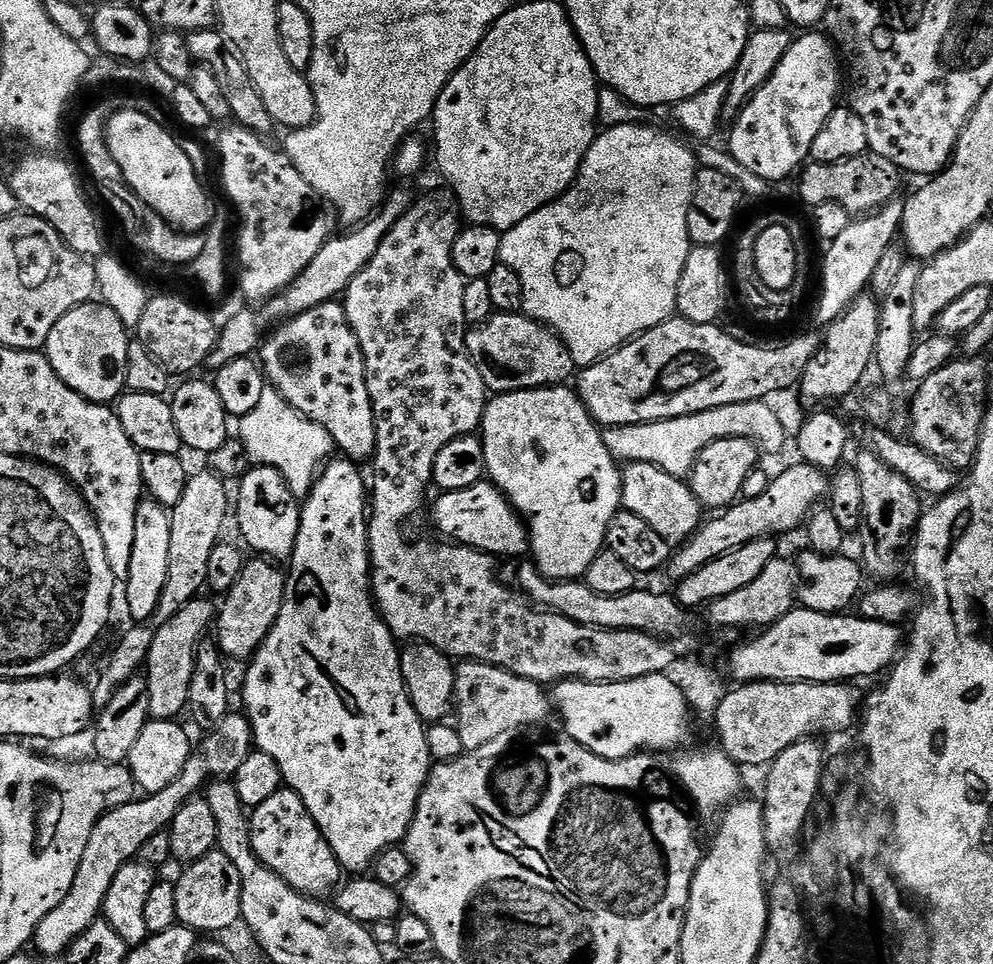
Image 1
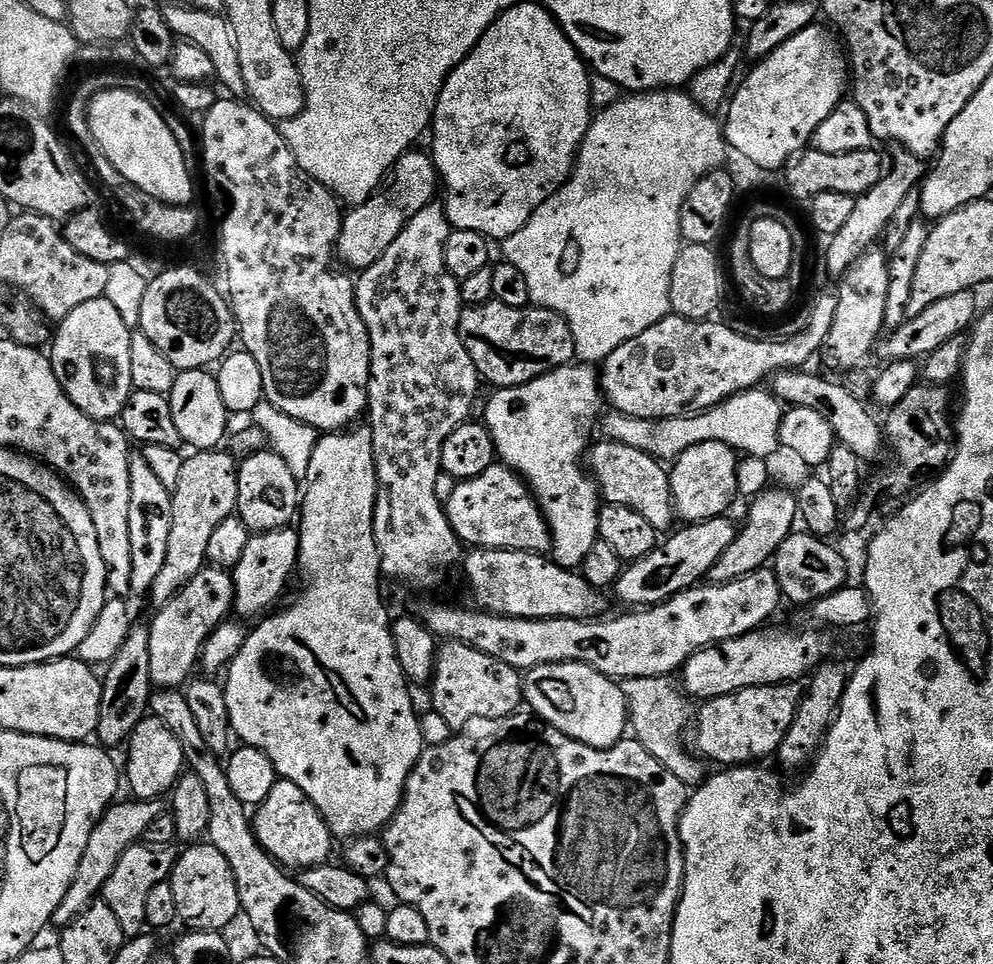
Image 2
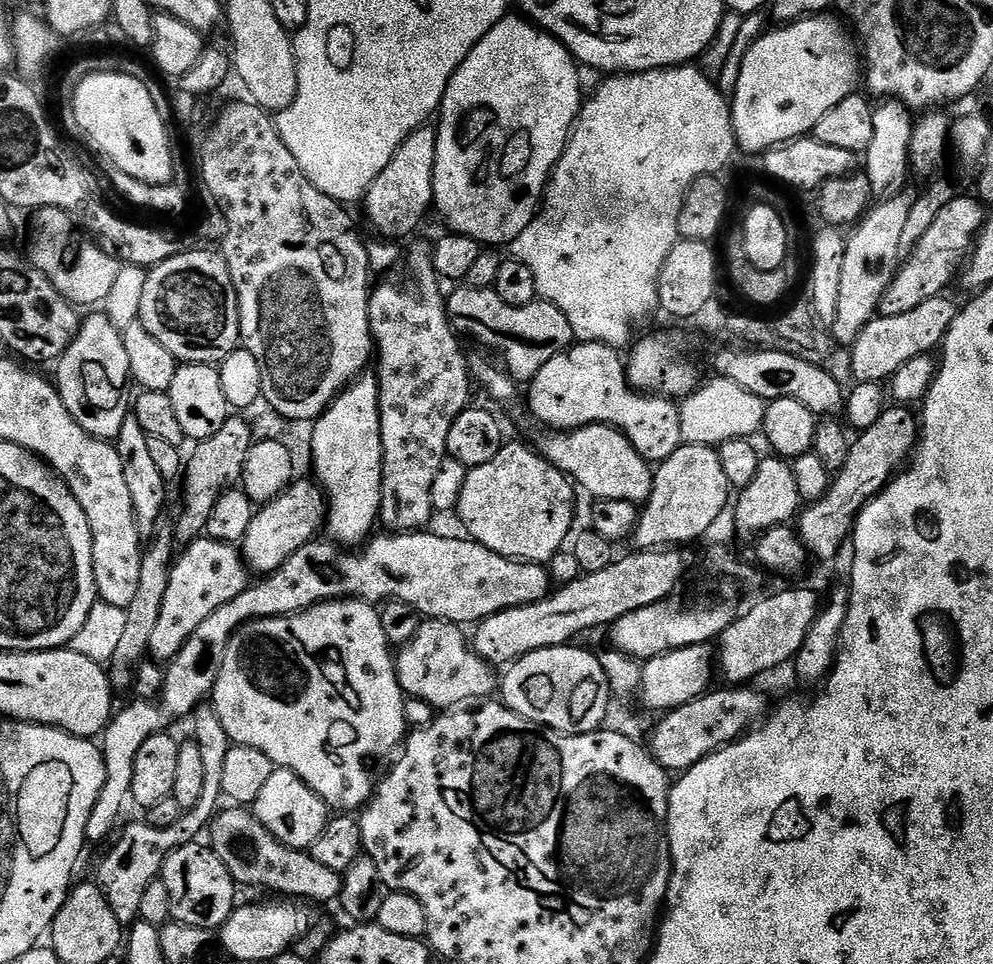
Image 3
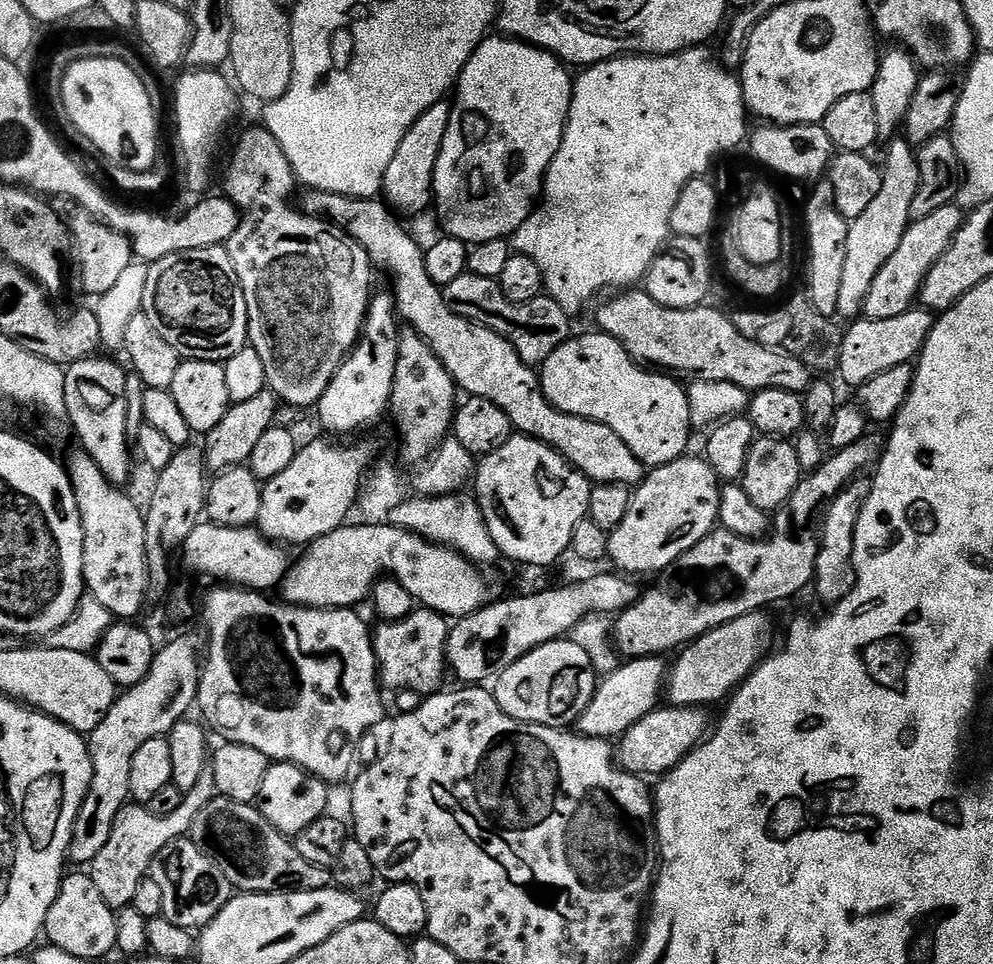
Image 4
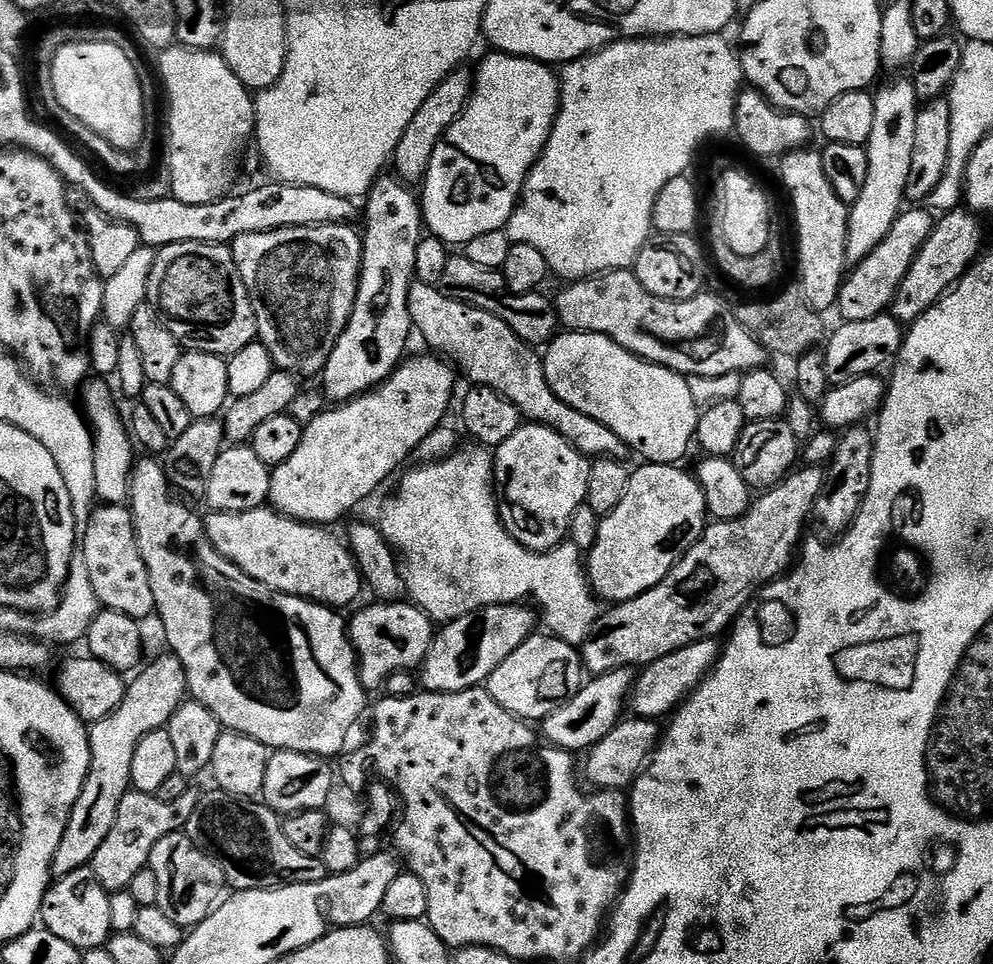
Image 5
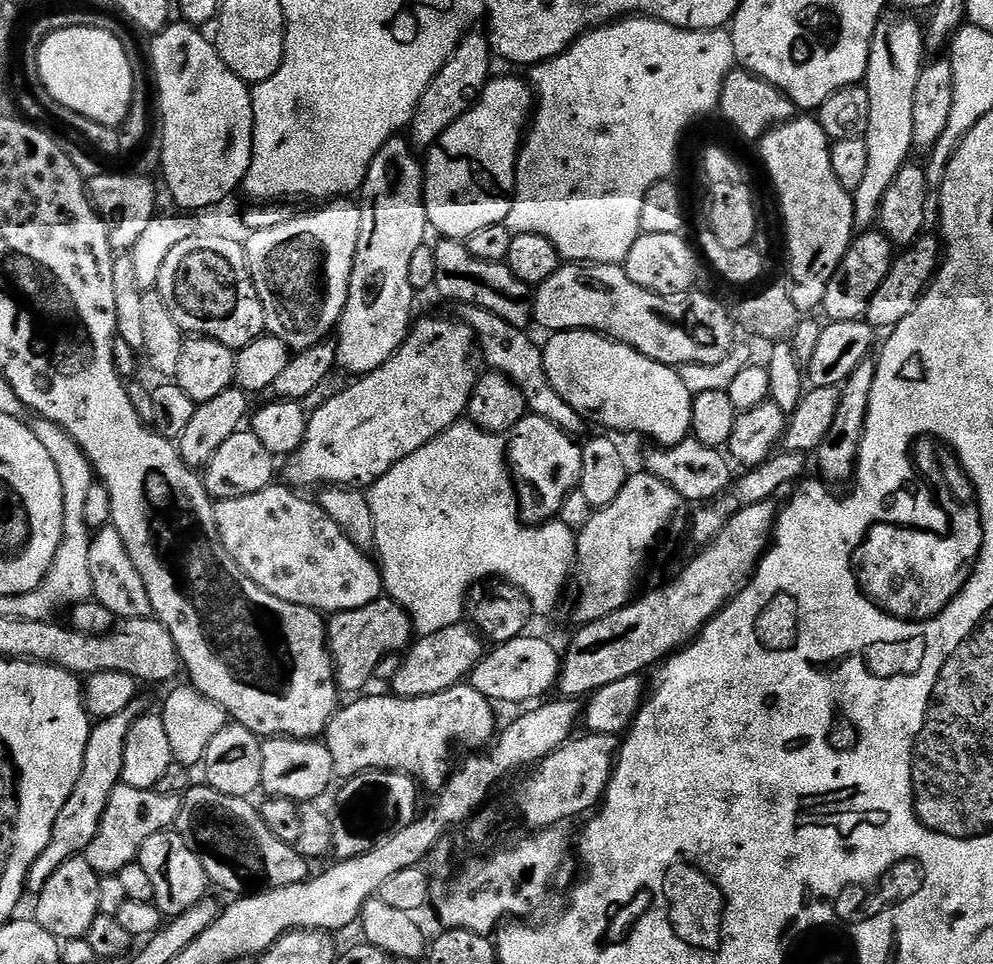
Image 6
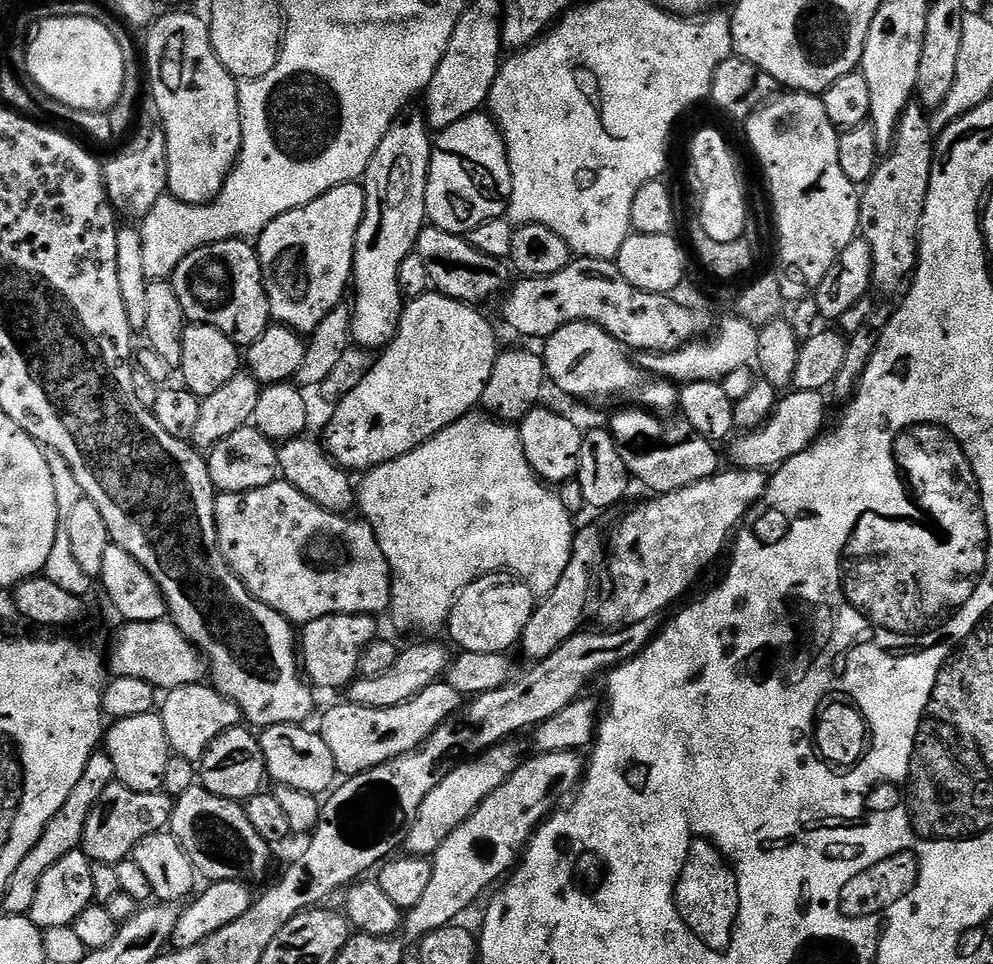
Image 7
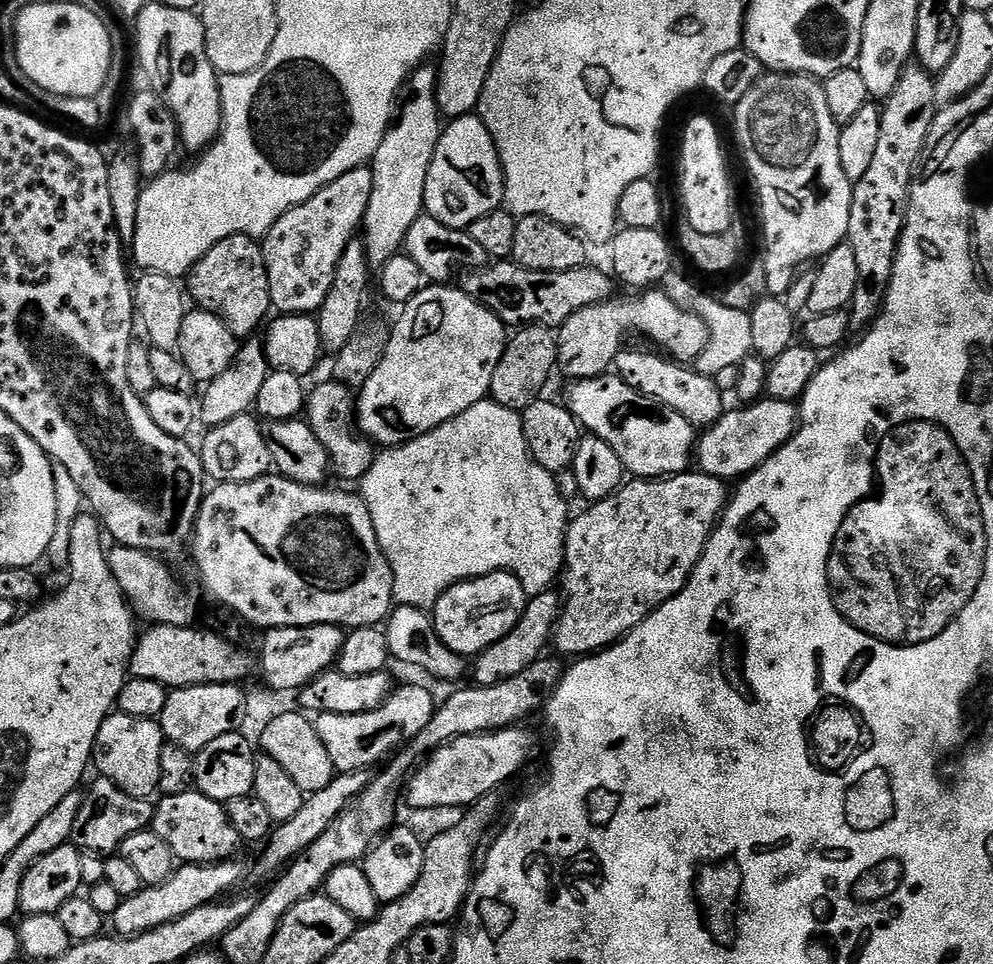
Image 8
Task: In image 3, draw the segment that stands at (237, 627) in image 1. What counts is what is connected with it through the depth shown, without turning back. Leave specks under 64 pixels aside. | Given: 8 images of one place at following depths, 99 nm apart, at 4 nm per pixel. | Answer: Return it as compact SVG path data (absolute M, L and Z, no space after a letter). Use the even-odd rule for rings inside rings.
M297 479L289 488L282 493L278 499L274 499L271 503L261 507L259 511L253 515L250 522L250 530L246 530L242 541L242 555L244 563L249 569L256 574L269 574L278 570L286 562L286 558L290 558L290 554L298 551L303 544L309 544L317 535L316 532L321 531L322 525L326 520L326 497L319 484L311 479Z

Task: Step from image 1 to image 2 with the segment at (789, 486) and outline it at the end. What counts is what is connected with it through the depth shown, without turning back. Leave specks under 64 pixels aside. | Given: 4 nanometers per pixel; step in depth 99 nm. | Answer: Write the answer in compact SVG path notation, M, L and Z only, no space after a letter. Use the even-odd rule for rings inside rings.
M723 515L713 520L703 520L700 524L677 527L667 537L669 540L665 544L664 541L657 543L653 552L646 554L646 558L631 561L625 567L614 585L617 598L624 604L632 604L628 606L643 610L663 604L664 601L677 596L680 592L685 592L688 588L697 587L707 577L714 562L722 558L730 542L734 542L738 528L728 519L727 515Z

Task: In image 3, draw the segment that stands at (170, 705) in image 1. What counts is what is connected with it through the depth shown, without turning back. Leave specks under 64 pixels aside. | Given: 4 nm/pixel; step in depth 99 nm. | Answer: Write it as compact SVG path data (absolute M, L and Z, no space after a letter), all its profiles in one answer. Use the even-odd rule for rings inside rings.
M207 538L193 540L184 553L175 557L170 574L170 586L166 586L166 598L162 601L162 614L154 638L150 638L148 650L156 662L171 662L186 646L186 638L206 622L206 618L231 596L242 594L250 587L250 569L244 563L241 549L234 544L223 544Z

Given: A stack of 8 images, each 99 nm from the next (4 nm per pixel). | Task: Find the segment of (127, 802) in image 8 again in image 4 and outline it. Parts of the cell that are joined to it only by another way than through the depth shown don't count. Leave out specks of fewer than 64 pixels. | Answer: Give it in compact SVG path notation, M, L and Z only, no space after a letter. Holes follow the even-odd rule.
M210 766L202 770L198 786L184 793L182 806L178 806L178 810L173 810L170 814L150 814L147 806L135 802L129 802L122 810L118 810L118 818L114 818L114 830L110 830L110 839L90 865L94 886L98 886L102 898L106 898L111 908L119 910L131 905L138 886L149 879L152 863L154 858L158 858L162 846L170 846L170 842L187 837L202 806L206 806L206 802L213 800L217 794L214 770Z

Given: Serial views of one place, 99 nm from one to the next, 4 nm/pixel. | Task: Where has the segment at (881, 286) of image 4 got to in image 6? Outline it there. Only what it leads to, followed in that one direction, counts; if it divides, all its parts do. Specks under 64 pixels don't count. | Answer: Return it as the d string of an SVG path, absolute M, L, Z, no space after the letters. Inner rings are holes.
M864 230L853 239L844 260L834 270L834 278L830 278L830 286L826 286L826 298L822 301L822 312L832 322L850 322L864 317L868 309L868 300L874 298L874 290L882 286L886 274L890 274L894 259L894 245L879 230Z

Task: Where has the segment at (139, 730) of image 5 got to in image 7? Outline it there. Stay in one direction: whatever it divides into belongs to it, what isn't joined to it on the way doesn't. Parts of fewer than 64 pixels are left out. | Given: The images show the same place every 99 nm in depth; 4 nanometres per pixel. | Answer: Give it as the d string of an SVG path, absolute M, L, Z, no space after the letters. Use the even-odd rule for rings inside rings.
M103 750L93 752L90 762L86 762L86 770L82 770L82 778L78 778L78 786L74 786L74 790L70 790L70 798L66 798L66 802L62 802L62 810L58 810L58 814L54 814L54 818L50 818L46 830L42 830L42 838L38 838L38 842L34 842L30 854L26 854L26 858L22 858L18 870L14 870L2 897L5 913L13 916L31 913L34 906L34 894L38 890L38 882L42 878L42 874L46 874L46 870L50 870L50 866L54 866L54 862L59 862L61 858L66 858L66 854L80 848L86 818L90 818L90 810L94 810L94 802L98 802L98 798L102 798L102 790L106 790L106 786L110 786L113 782L112 763L107 752Z

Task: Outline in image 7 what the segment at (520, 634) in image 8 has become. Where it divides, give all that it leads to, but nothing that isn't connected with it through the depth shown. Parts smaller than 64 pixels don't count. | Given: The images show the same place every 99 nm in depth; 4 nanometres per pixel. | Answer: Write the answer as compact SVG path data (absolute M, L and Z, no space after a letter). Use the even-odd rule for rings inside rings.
M584 528L575 533L572 537L572 553L570 562L558 578L558 586L547 593L535 605L533 616L530 622L526 623L524 633L518 643L519 650L529 656L529 661L539 662L545 660L562 642L566 642L570 637L585 627L584 615L588 612L588 599L592 596L592 575L596 572L596 567L601 567L602 557L606 552L606 540L600 537L600 532L596 528Z

